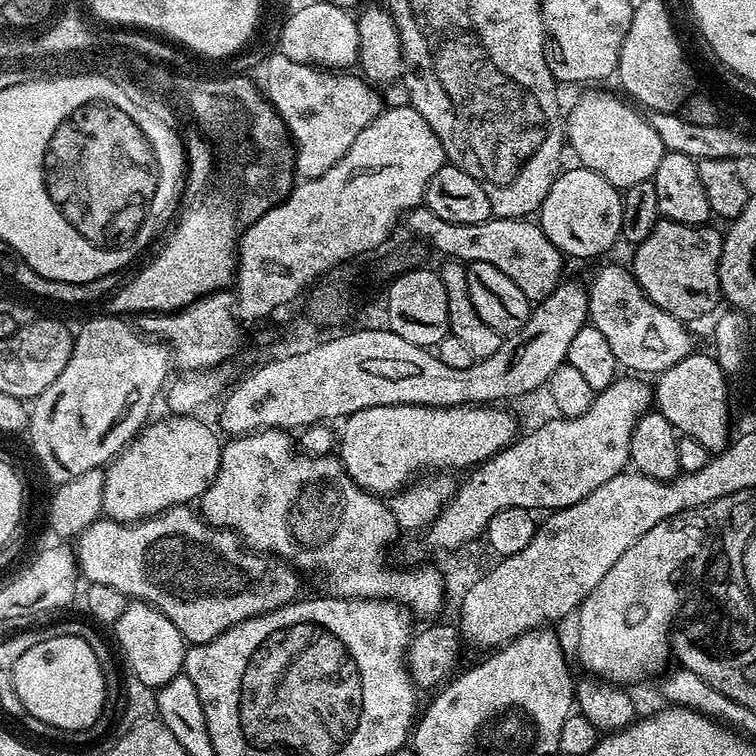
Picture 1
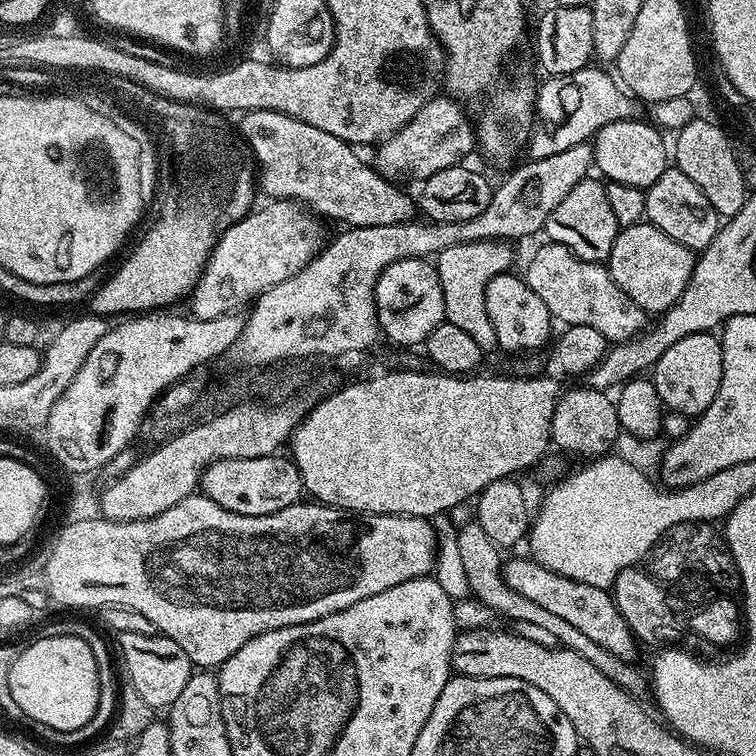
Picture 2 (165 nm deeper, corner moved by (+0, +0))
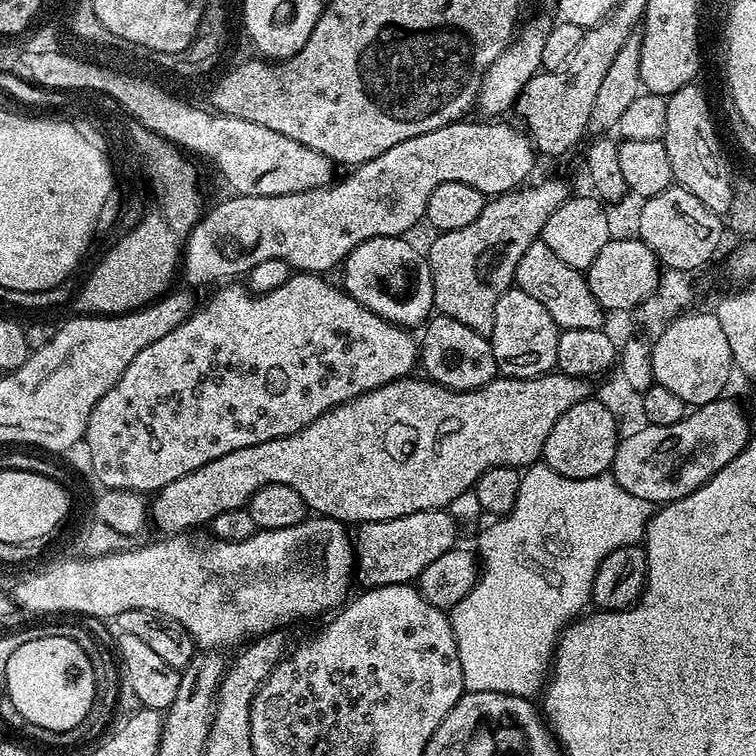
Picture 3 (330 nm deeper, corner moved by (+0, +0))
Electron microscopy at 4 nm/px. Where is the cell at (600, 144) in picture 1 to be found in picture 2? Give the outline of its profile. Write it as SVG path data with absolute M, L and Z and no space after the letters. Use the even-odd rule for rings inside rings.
M640 119L615 120L602 126L602 130L598 130L594 137L592 158L595 171L600 171L599 175L605 181L622 182L626 186L647 190L669 168L670 148L664 145L665 137L661 129L647 119Z

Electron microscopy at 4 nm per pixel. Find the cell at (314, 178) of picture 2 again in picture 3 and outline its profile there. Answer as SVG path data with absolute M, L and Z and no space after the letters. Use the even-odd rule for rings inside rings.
M175 95L173 100L168 100L168 141L193 157L205 156L224 175L225 182L232 187L231 191L235 195L281 196L291 192L305 192L311 188L323 188L333 183L334 165L331 160L318 154L318 150L310 150L310 146L302 146L294 142L294 138L278 134L278 130L258 126L258 122L246 122L246 118L224 116L220 112L205 108L195 108L179 95Z

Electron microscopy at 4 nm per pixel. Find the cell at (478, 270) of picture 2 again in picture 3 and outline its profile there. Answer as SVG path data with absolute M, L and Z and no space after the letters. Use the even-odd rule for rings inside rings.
M544 180L537 188L528 187L521 186L515 192L503 192L500 196L491 197L485 203L482 214L478 214L470 226L433 235L432 245L426 248L426 255L434 282L434 308L439 315L458 318L458 322L470 326L470 330L478 330L478 334L491 337L494 306L498 306L498 298L502 298L504 291L513 287L522 254L530 250L534 241L541 239L550 214L554 214L554 210L558 210L558 206L570 198L568 184L564 180Z

